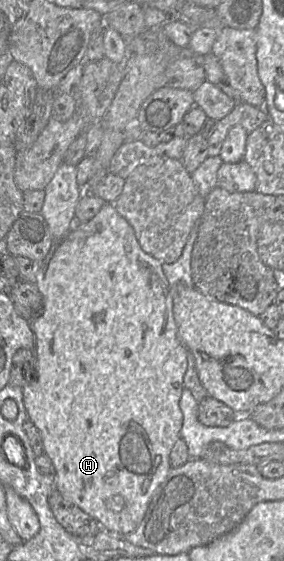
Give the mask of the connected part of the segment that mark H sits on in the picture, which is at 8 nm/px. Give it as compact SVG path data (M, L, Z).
M106 203L91 220L75 223L65 235L53 239L49 252L39 261L35 284L42 294L42 310L30 321L35 336L36 376L23 386L23 402L28 418L41 434L44 454L55 468L54 489L65 500L92 516L102 529L119 535L128 534L142 521L152 495L171 469L170 451L180 437L183 422L179 401L187 369L187 348L178 336L172 287L163 272L161 261L142 250L133 227L117 212L113 203Z

